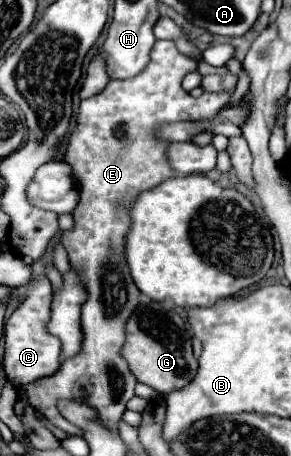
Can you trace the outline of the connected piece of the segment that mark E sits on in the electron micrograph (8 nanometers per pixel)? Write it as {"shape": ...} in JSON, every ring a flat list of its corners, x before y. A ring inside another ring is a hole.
{"shape":[[156,41,148,67,138,73,132,79,126,81,110,81,106,89,86,101,80,103,78,115,76,115,76,127,72,129,72,135,68,139,66,151,62,161,72,167,72,175,78,183,78,205,72,211,74,227,70,231,62,233,62,245,68,251,70,265,78,267,82,271,86,289,88,289,88,301,82,307,82,331,84,331,84,343,82,353,76,355,72,361,66,361,60,369,60,373,52,377,40,379,40,385,36,381,22,387,22,397,30,401,32,407,40,409,48,421,52,421,56,427,72,433,72,435,84,435,84,431,70,421,62,417,56,403,62,399,78,399,96,409,98,421,118,433,118,423,122,421,122,415,126,411,126,403,134,397,134,385,138,383,136,377,130,373,126,361,120,357,120,347,124,343,124,321,130,317,130,313,136,309,140,291,134,285,126,259,124,259,124,235,128,233,128,209,136,201,138,193,150,187,156,187,156,183,162,183,168,177,174,177,176,173,168,167,164,149,166,141,154,139,154,129,160,123,172,123,172,121,188,121,188,119,206,119,214,115,220,107,224,107,231,95,228,93,207,93,194,99,190,93,182,89,182,77,190,71,196,71,198,63,186,55,182,55,174,41]]}

